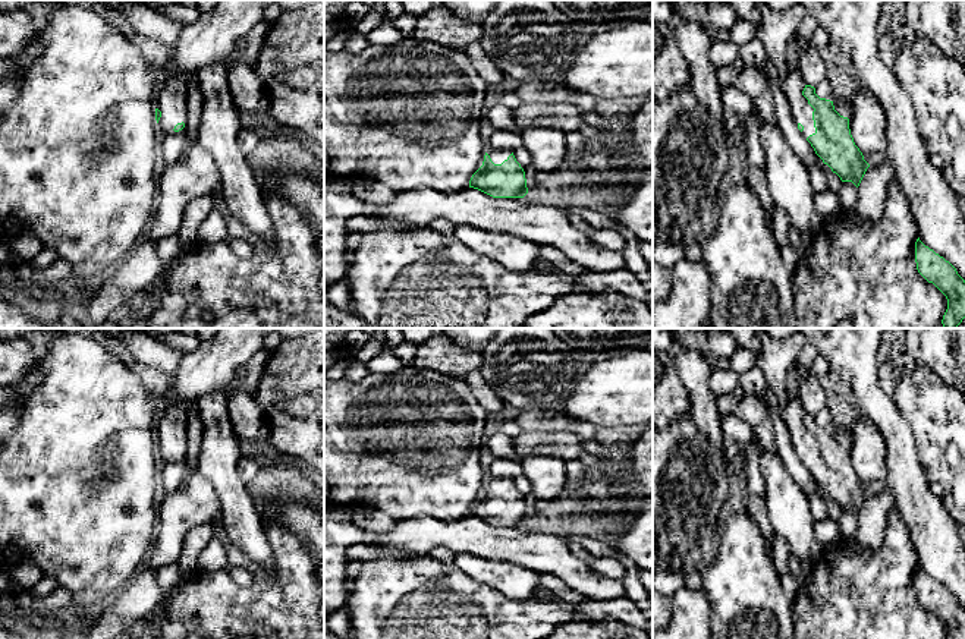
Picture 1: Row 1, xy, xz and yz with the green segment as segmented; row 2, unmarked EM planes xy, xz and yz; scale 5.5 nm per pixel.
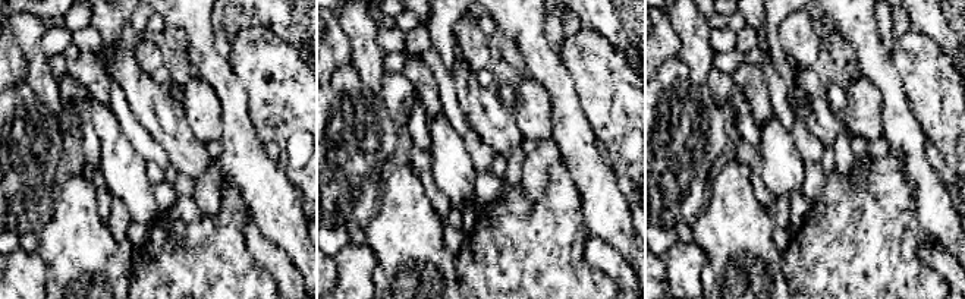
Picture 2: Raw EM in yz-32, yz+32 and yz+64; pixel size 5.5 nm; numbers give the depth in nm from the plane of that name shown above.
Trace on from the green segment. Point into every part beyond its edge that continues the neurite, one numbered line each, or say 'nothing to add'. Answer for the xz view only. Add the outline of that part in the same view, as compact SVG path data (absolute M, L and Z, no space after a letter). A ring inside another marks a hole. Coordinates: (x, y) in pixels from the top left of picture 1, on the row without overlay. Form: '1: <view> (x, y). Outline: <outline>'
1: xz (497, 484). Outline: M488 476L487 482L490 484L490 487L494 492L502 492L504 488L507 488L507 485L512 482L512 479Z

